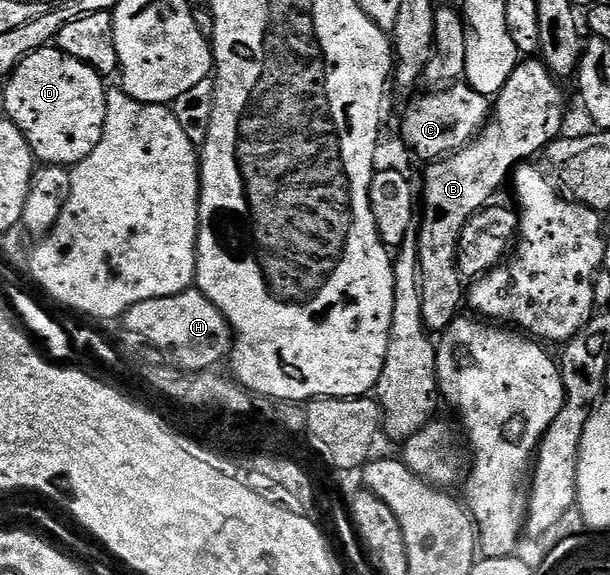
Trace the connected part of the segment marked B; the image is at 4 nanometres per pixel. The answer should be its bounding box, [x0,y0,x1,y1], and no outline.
[416,58,566,334]

